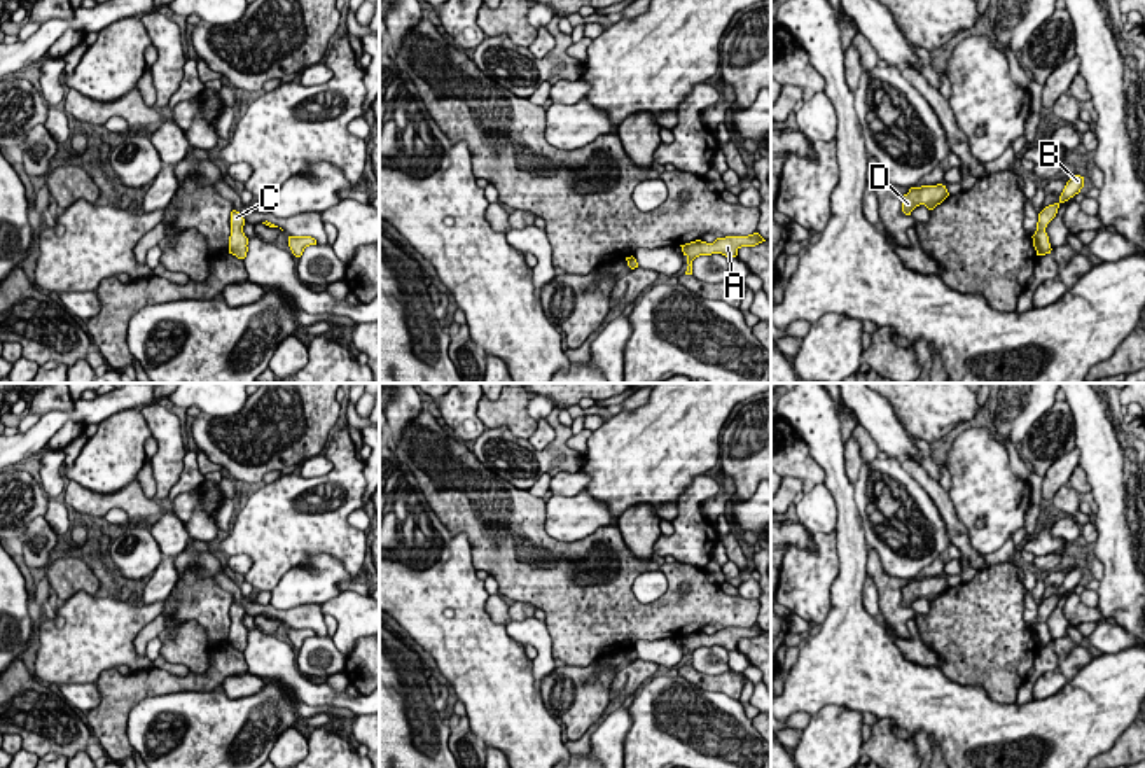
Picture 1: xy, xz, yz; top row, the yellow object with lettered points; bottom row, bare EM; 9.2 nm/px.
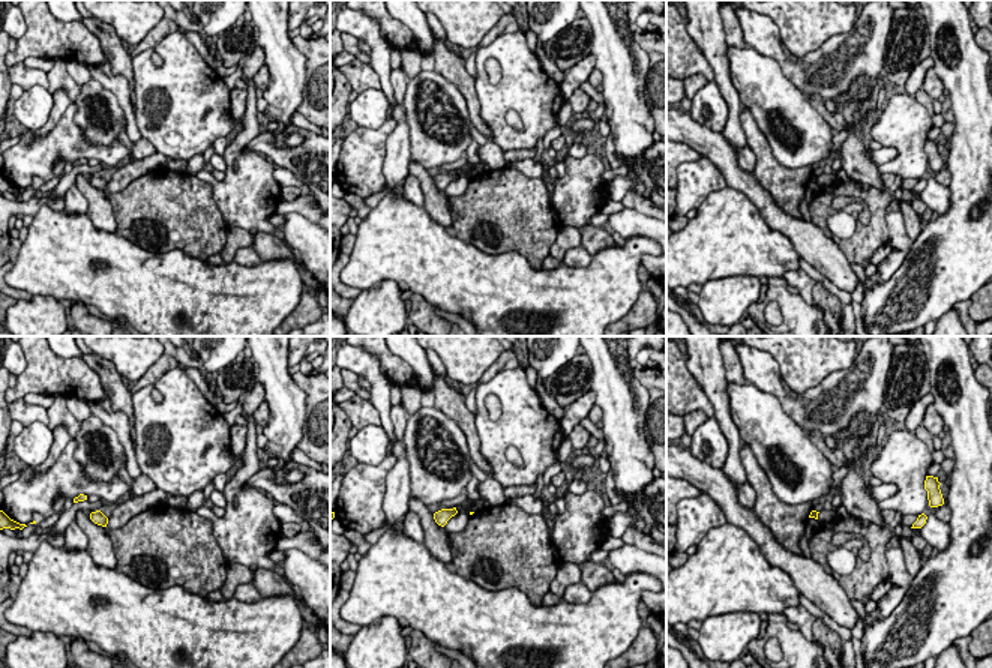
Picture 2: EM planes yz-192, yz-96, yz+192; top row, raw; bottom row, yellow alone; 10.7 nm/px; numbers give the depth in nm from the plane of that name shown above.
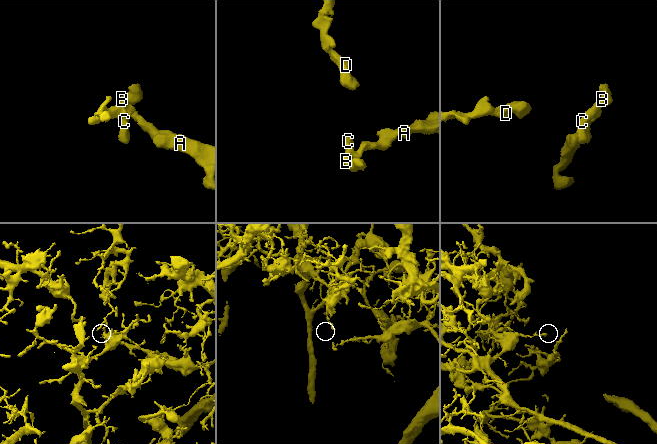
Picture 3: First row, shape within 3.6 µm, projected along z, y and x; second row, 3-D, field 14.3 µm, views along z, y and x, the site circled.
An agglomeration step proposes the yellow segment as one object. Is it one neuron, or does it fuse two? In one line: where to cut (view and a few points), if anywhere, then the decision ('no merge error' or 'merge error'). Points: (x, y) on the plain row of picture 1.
no cut | no merge error

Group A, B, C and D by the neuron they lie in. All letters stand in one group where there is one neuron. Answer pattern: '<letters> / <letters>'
A B C D

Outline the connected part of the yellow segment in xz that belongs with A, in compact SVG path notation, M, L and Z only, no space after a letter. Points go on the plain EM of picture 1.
M753 625L748 628L717 630L713 635L696 632L696 633L680 637L684 647L687 649L687 656L689 656L685 667L692 667L692 653L699 647L722 646L727 651L732 651L738 647L738 642L741 639L755 639L762 633L766 633L766 632L759 625Z

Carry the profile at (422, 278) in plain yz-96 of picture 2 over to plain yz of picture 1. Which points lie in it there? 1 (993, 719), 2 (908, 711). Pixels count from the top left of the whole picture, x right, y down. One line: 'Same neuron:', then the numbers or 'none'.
Same neuron: 1, 2

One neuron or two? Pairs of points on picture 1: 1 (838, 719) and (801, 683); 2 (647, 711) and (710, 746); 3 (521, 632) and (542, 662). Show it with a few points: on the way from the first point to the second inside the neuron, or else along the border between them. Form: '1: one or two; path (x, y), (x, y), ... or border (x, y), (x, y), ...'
1: two; border (862, 711), (824, 705), (811, 716)
2: one; path (663, 711), (694, 730)
3: one; path (530, 635), (542, 648), (542, 653)

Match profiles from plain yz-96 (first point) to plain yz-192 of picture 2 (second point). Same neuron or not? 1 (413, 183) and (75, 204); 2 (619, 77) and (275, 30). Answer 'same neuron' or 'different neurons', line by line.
1: same neuron
2: same neuron

